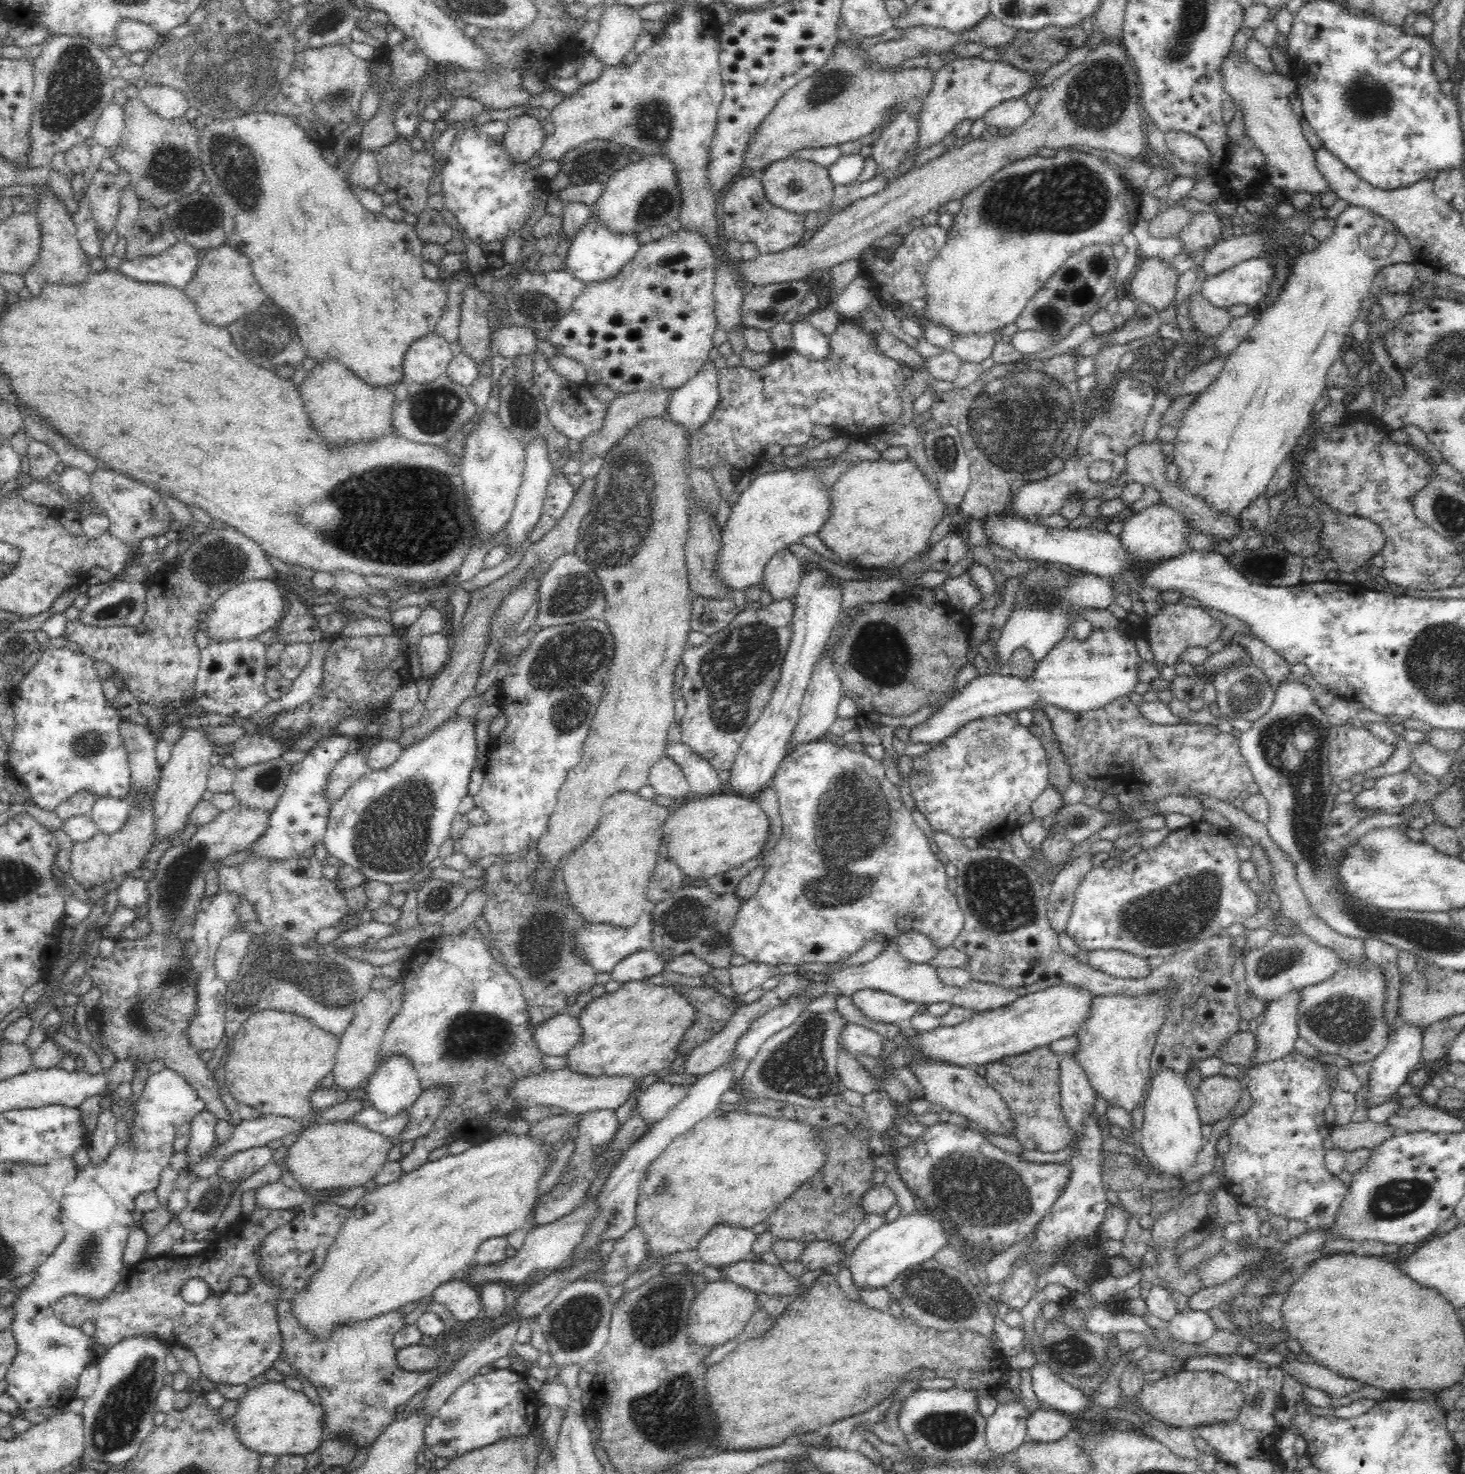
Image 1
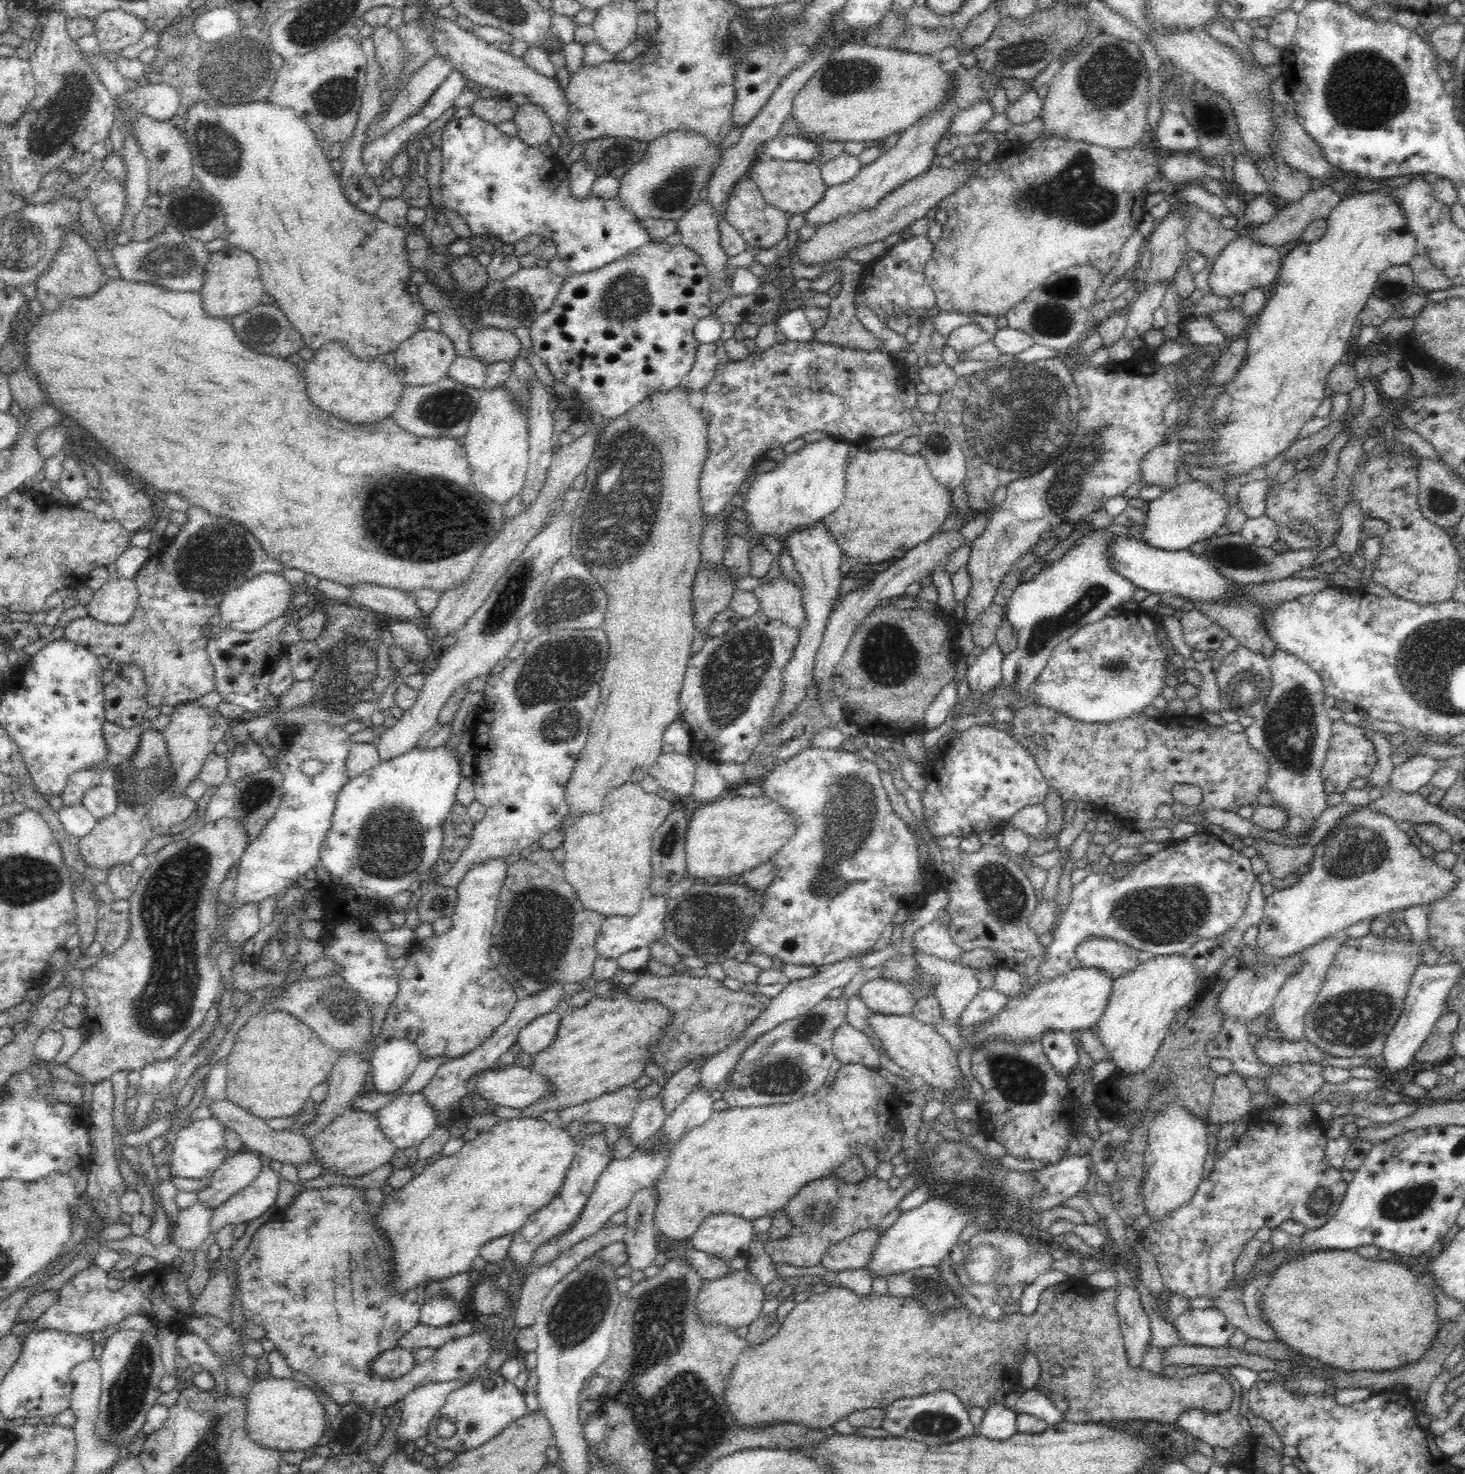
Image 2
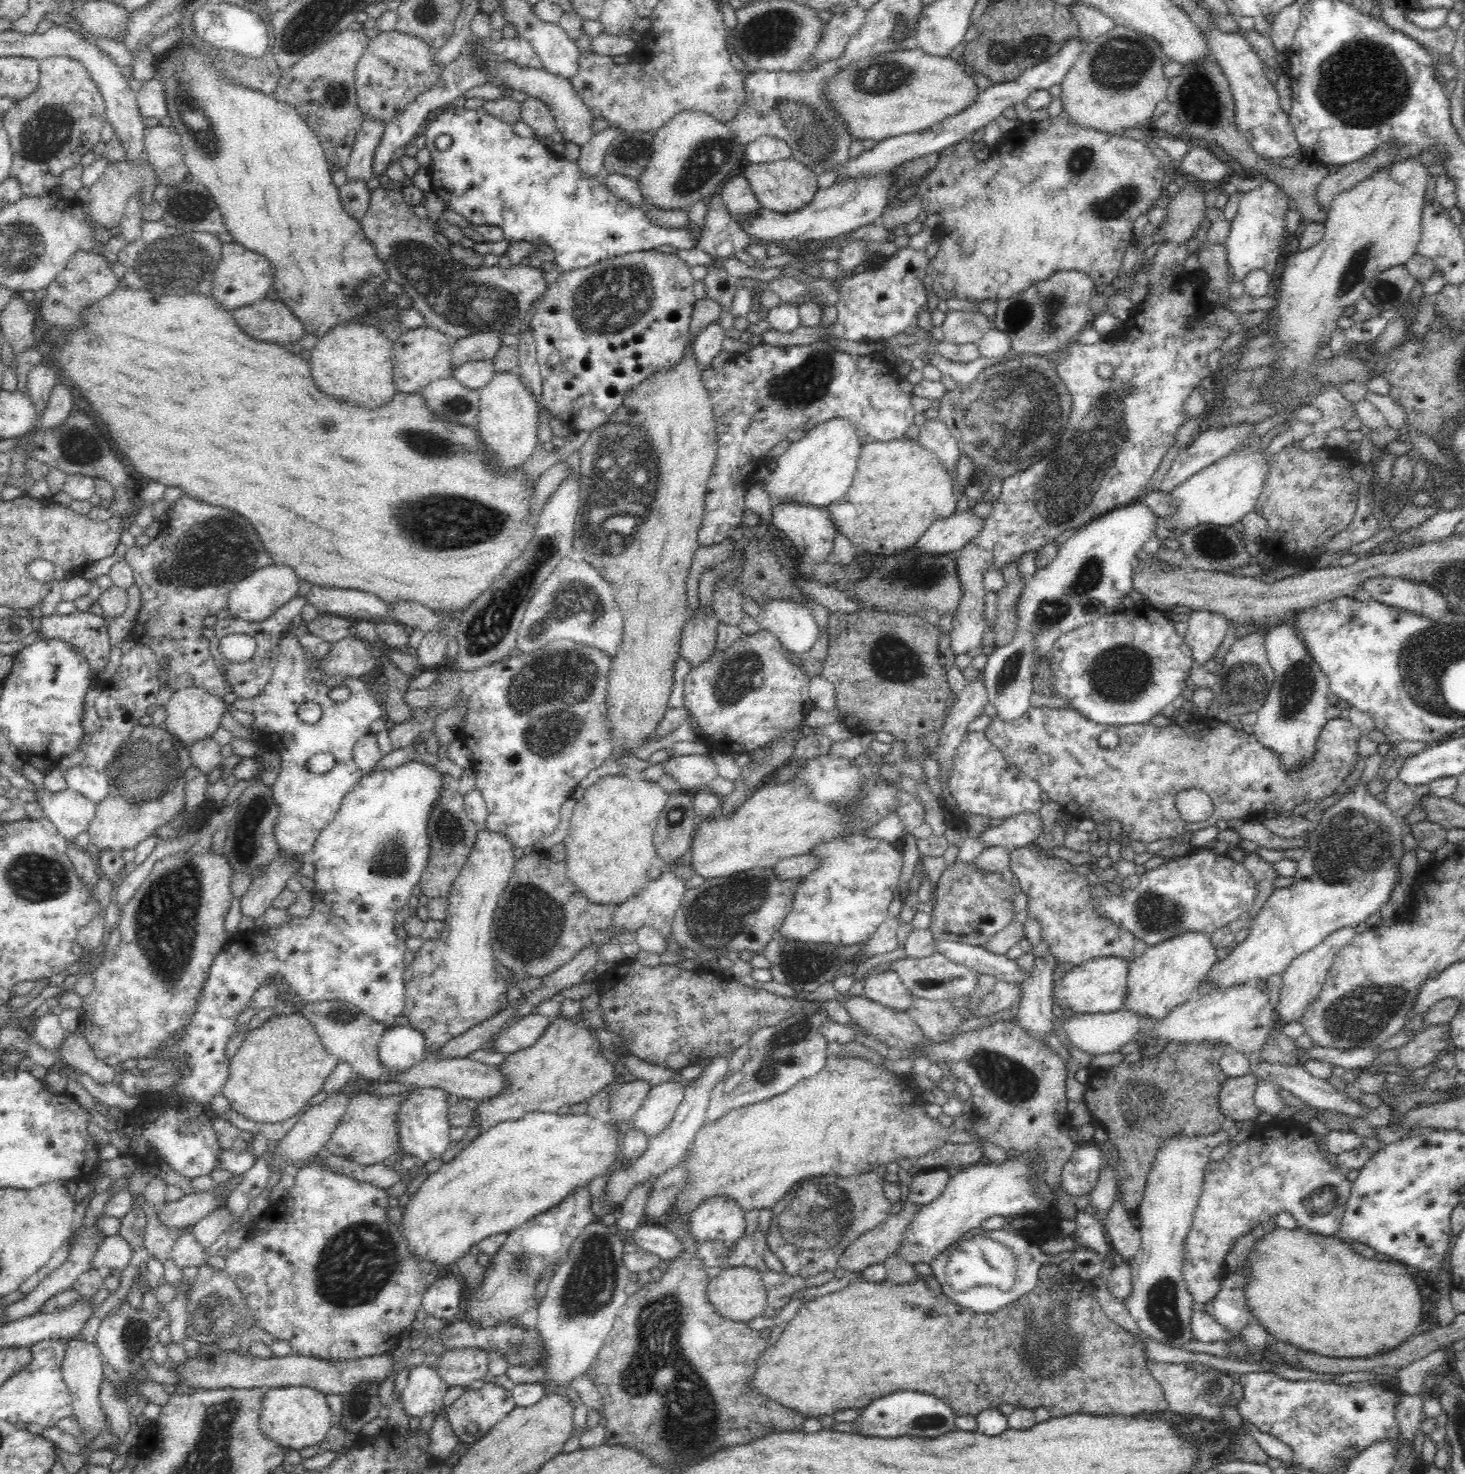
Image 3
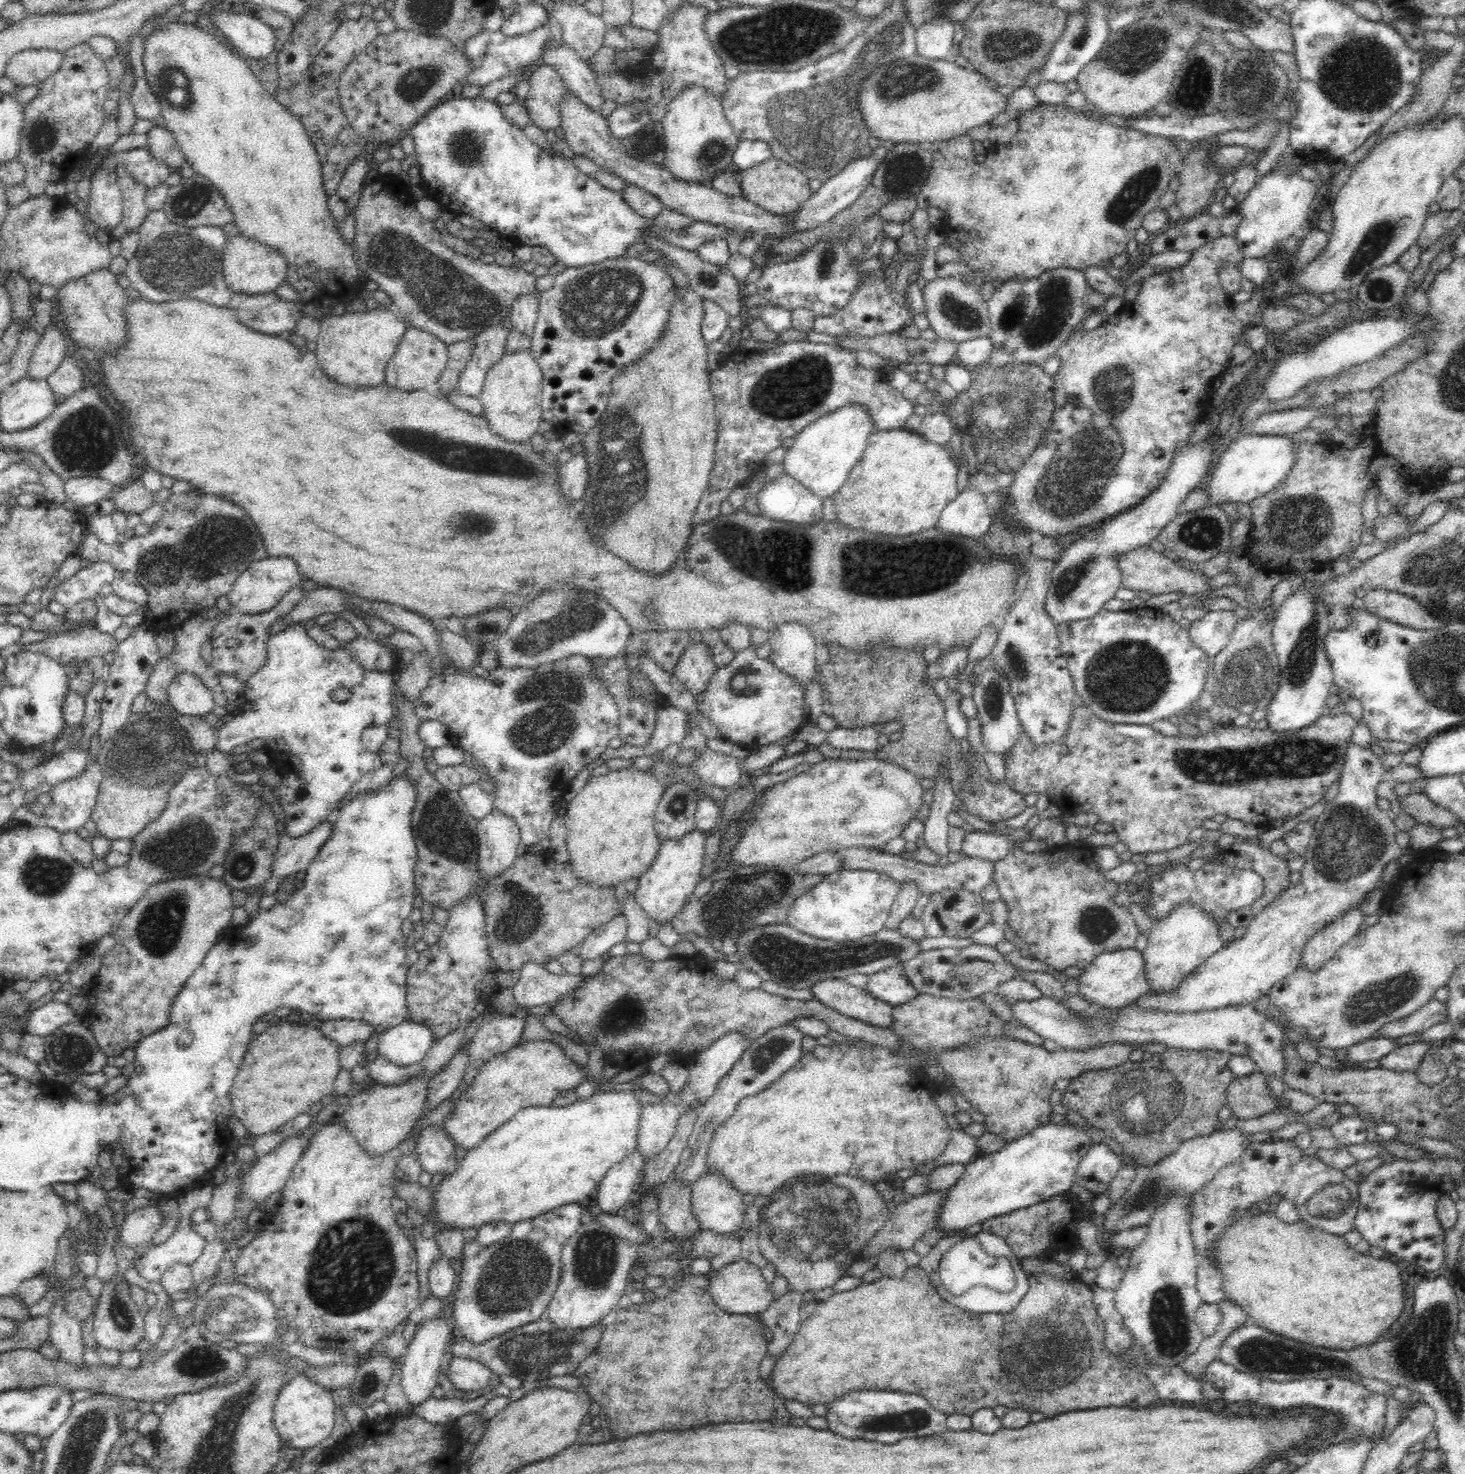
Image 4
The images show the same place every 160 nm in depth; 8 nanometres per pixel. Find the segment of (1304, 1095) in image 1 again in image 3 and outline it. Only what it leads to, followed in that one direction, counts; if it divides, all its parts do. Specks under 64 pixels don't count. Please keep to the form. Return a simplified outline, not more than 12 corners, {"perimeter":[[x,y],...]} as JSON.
{"perimeter":[[1306,1125],[1206,1164],[1183,1250],[1196,1303],[1226,1254],[1291,1212],[1336,1236],[1351,1193]]}

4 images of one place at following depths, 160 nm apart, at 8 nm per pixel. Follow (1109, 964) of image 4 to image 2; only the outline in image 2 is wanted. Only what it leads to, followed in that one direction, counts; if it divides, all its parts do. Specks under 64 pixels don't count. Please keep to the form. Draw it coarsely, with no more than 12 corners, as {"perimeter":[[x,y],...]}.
{"perimeter":[[1069,969],[1014,997],[979,1026],[980,1042],[1039,1040],[1095,1026],[1113,976]]}

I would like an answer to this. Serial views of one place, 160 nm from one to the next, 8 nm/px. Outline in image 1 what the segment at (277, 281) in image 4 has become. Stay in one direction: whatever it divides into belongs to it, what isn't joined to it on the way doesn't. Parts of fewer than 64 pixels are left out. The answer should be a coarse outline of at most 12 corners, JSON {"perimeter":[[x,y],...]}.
{"perimeter":[[208,249],[183,291],[228,326],[267,296],[245,254]]}

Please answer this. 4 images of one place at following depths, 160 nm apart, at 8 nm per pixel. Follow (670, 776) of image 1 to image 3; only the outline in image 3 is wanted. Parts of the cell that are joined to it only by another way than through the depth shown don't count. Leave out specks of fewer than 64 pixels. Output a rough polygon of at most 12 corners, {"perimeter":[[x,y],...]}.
{"perimeter":[[680,755],[663,761],[681,790],[697,791],[719,776],[711,757]]}

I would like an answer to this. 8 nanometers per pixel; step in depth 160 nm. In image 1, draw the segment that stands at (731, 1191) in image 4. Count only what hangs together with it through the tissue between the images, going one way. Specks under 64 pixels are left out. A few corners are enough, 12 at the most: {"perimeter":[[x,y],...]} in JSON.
{"perimeter":[[722,1222],[696,1249],[718,1269],[745,1260],[752,1228]]}

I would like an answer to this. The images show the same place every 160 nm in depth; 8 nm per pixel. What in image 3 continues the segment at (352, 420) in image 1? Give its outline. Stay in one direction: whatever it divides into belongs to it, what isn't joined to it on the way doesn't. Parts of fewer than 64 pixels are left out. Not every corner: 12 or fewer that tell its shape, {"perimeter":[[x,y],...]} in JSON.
{"perimeter":[[337,324],[311,349],[322,392],[376,408],[397,390],[384,330]]}

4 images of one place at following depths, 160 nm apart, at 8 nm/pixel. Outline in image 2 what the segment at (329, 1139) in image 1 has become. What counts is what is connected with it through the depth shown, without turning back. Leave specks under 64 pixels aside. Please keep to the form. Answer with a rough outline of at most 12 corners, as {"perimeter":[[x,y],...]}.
{"perimeter":[[351,1106],[312,1140],[318,1174],[358,1178],[389,1162],[397,1146],[377,1114]]}

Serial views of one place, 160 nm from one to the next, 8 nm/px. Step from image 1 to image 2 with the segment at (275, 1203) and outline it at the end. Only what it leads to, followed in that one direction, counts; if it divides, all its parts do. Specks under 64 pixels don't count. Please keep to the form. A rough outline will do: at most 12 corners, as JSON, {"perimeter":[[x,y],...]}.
{"perimeter":[[260,1158],[259,1175],[212,1209],[208,1234],[254,1220],[274,1204],[280,1177]]}

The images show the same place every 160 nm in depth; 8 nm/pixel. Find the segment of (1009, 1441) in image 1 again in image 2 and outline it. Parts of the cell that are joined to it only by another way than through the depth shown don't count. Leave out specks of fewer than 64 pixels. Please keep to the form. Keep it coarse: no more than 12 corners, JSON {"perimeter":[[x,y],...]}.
{"perimeter":[[1004,1404],[986,1408],[976,1434],[1006,1440],[1017,1412]]}

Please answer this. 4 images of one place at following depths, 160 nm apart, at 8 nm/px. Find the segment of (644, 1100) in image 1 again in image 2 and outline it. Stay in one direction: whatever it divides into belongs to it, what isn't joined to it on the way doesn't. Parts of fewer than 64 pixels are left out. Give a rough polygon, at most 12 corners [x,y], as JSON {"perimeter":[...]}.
{"perimeter":[[657,1096],[641,1100],[626,1129],[638,1149],[664,1121]]}

